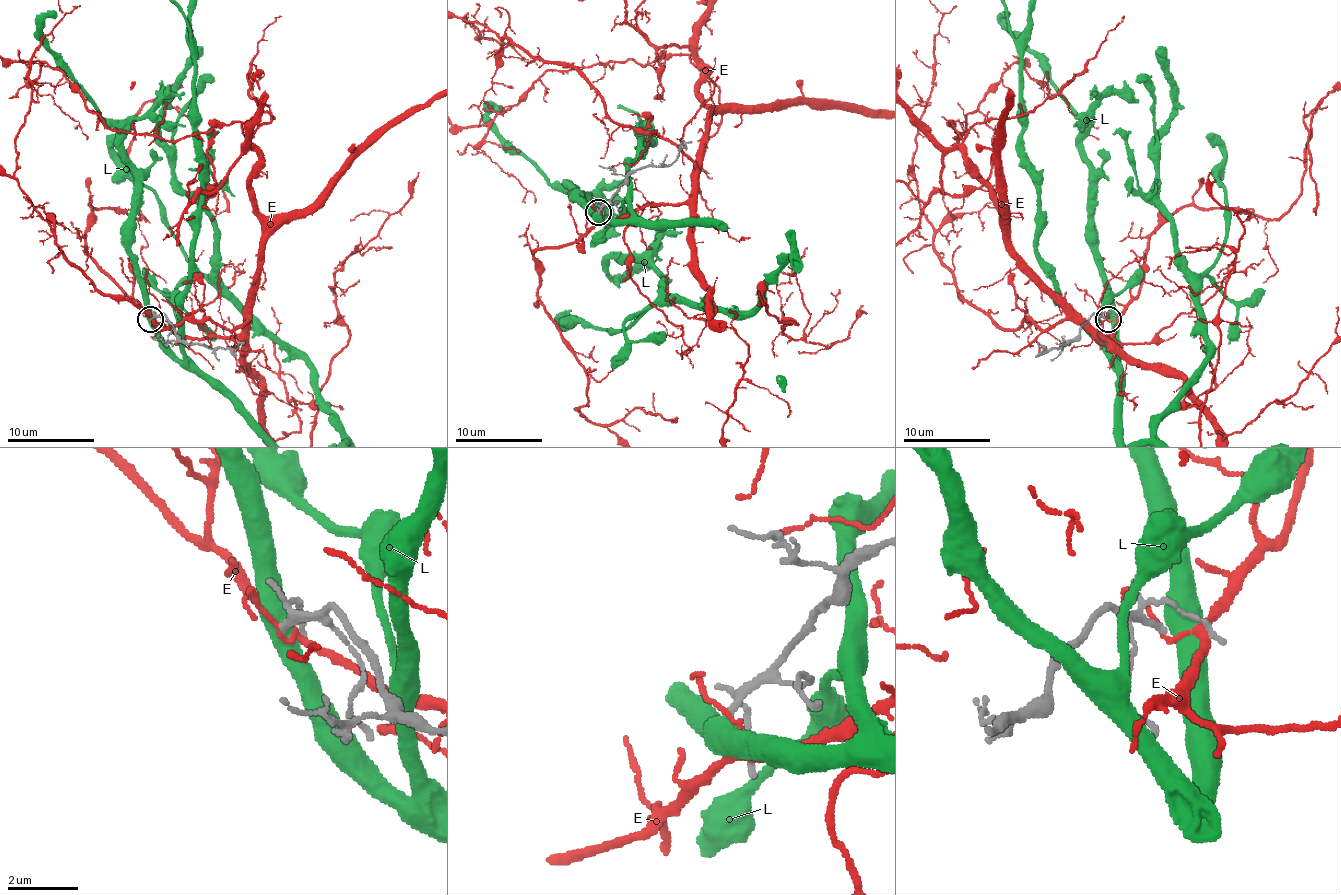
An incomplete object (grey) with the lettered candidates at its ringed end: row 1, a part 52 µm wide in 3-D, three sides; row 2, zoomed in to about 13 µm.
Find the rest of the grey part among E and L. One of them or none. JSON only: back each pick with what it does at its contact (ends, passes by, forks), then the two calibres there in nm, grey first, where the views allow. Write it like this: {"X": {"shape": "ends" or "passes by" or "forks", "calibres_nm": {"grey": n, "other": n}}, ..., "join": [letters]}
{"join": []}

